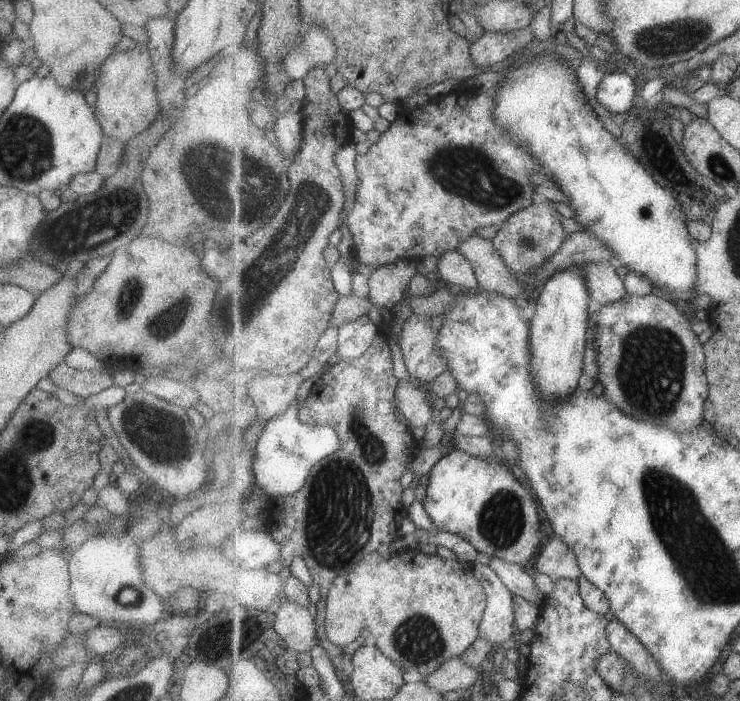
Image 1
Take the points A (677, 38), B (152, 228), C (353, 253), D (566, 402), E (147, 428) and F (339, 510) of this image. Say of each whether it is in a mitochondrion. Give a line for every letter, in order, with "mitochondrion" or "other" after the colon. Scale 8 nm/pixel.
A: mitochondrion
B: other
C: other
D: other
E: mitochondrion
F: mitochondrion

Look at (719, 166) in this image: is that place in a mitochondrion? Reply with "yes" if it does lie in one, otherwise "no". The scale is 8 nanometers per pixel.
yes

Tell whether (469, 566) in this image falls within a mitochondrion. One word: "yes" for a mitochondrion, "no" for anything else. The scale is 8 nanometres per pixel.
no

